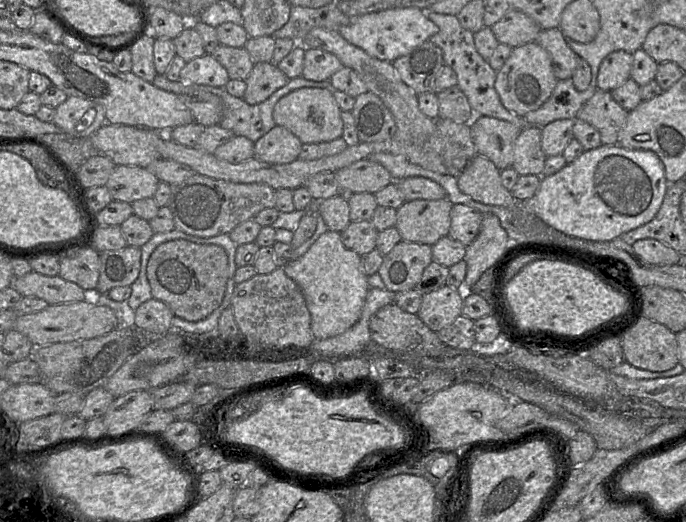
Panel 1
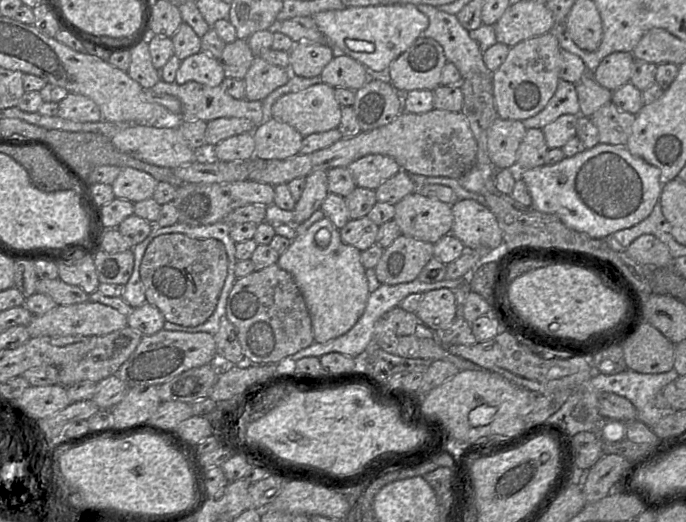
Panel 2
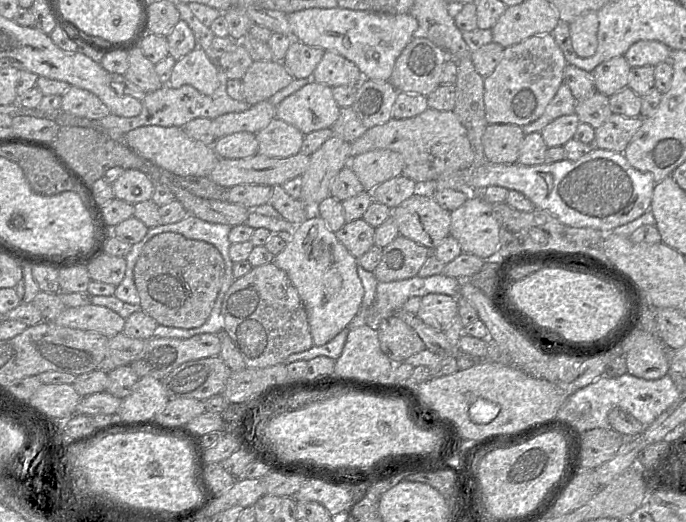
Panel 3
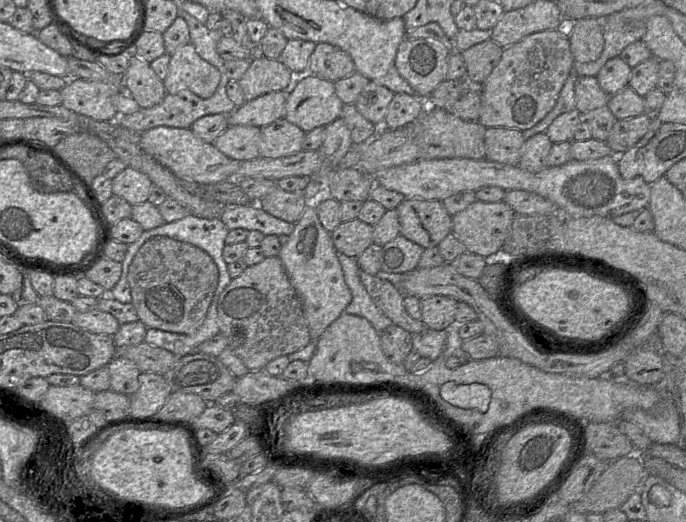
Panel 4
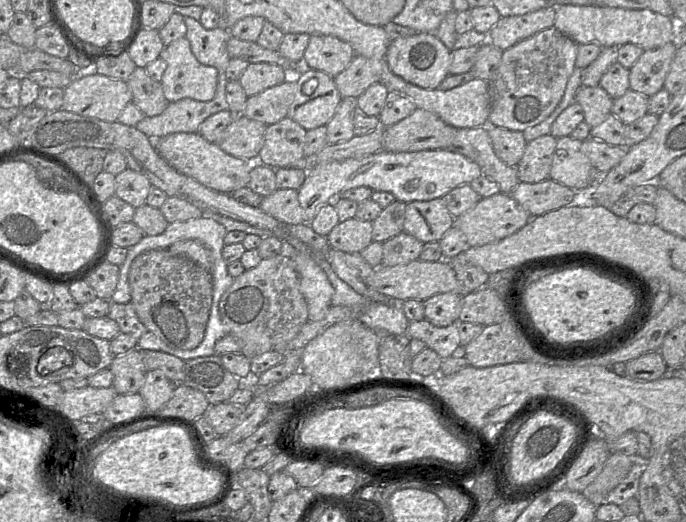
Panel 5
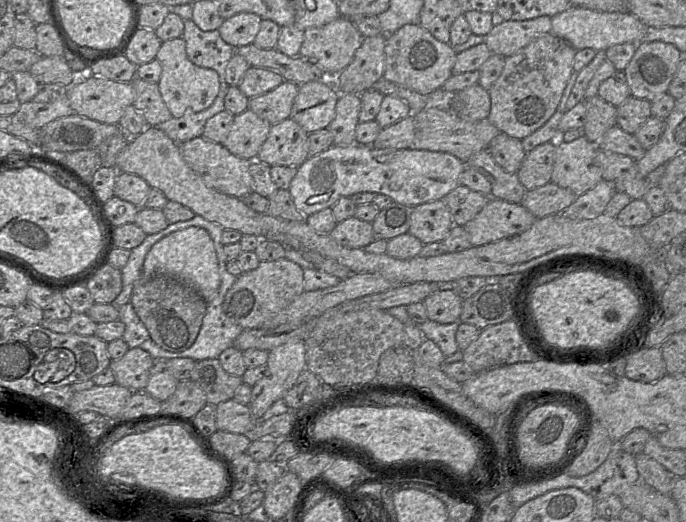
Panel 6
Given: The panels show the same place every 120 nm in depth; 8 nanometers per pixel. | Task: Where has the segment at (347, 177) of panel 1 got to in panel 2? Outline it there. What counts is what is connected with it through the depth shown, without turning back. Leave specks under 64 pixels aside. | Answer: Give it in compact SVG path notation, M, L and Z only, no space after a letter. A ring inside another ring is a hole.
M381 154L364 156L352 162L347 168L356 187L371 190L376 190L401 170L395 159Z

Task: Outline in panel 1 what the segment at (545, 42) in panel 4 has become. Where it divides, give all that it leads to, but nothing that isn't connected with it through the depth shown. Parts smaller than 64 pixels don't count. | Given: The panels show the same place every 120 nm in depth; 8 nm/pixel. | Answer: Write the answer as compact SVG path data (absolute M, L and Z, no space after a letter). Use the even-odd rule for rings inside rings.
M532 41L512 49L511 55L497 71L495 89L503 106L523 117L538 109L550 97L557 81L549 53L539 43Z

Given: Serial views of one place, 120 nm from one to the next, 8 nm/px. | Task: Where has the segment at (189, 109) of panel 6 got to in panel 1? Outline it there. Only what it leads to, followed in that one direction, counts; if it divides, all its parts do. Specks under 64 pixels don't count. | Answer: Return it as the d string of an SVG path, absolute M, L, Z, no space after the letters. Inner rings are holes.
M205 53L185 64L180 80L186 84L225 88L230 78L225 67L211 54Z

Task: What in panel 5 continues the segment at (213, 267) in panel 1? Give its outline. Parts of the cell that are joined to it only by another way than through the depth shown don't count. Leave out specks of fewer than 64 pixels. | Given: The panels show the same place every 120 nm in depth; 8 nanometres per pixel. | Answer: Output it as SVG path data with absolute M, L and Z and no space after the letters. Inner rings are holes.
M167 249L139 254L128 272L131 303L147 330L173 349L192 350L203 340L213 296L211 274Z

